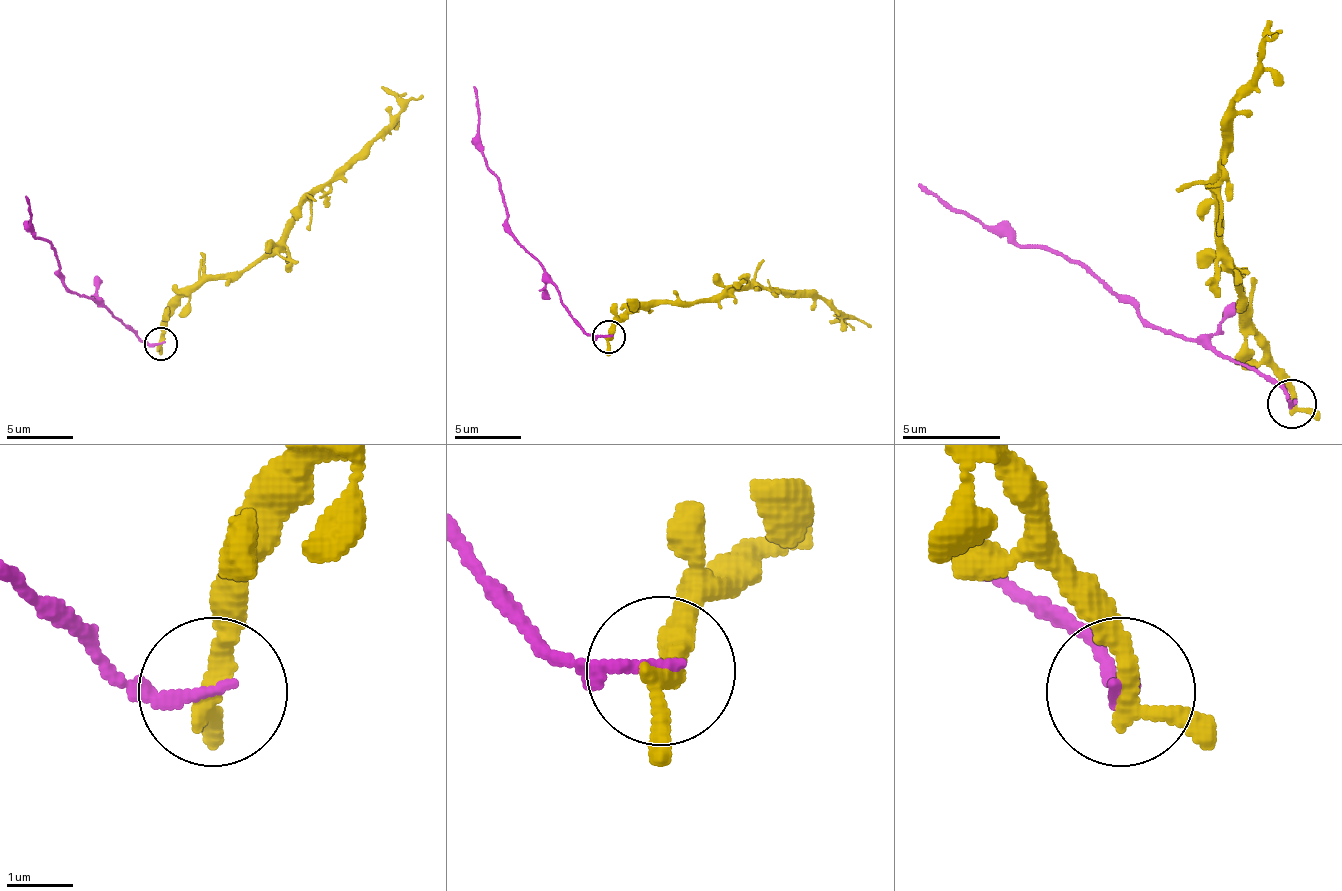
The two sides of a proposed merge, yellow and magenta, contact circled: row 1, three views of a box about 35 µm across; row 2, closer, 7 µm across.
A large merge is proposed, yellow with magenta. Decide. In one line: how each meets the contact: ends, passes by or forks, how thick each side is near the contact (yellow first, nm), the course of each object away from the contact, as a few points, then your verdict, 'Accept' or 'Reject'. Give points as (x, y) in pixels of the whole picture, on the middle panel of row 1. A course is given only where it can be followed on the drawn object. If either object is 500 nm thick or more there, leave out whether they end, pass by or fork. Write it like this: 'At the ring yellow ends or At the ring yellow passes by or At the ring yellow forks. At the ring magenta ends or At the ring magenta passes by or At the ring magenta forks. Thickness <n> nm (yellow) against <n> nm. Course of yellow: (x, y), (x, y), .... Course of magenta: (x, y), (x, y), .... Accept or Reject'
At the ring yellow passes by. At the ring magenta ends. Thickness 300 nm (yellow) against 190 nm. Course of yellow: (609, 336), (642, 306), (656, 303), (712, 303), (729, 289), (815, 293), (838, 316), (845, 316), (828, 323). Course of magenta: (609, 336), (592, 336), (579, 326), (549, 273), (506, 226), (500, 183), (480, 140), (480, 107), (473, 87). Reject

